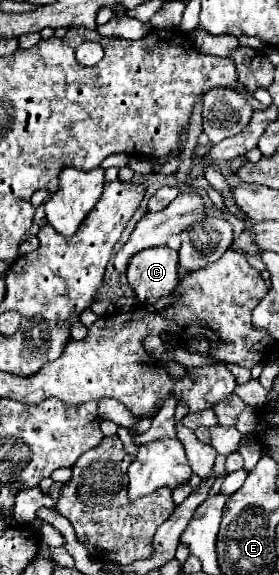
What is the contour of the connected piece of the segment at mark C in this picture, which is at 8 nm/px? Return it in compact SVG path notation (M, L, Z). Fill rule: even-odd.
M153 247L135 253L127 265L127 279L141 303L155 303L177 287L177 251Z

